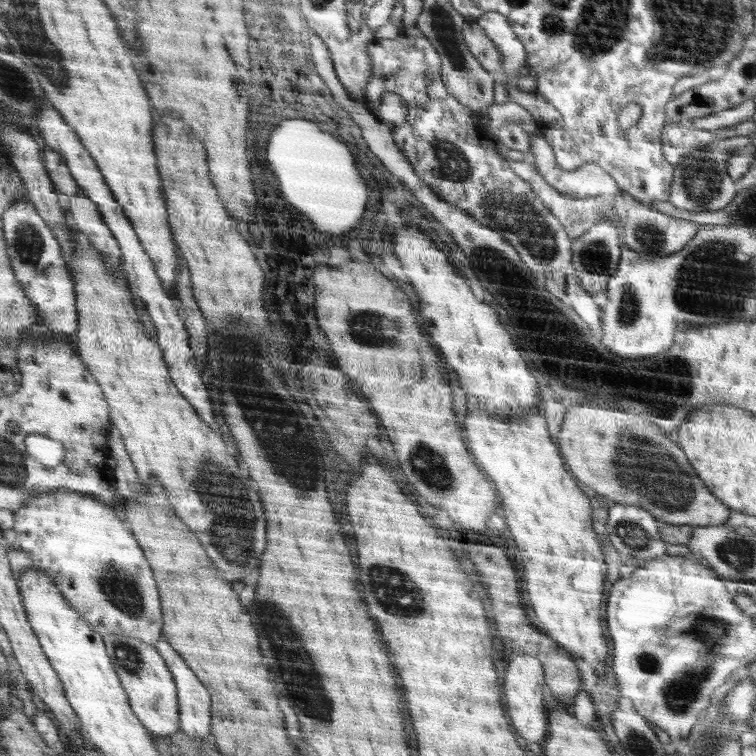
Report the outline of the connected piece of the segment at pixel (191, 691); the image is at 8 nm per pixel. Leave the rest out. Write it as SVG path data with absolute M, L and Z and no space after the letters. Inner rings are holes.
M160 640L156 646L163 653L172 669L179 688L180 718L182 734L188 738L208 740L210 738L210 694L200 684L198 677L190 670L179 649L170 640Z

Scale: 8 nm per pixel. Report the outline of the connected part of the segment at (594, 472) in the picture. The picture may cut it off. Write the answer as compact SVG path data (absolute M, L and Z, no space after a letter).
M584 402L576 408L570 408L564 418L564 426L557 436L564 460L567 460L568 466L575 472L577 480L590 486L598 494L603 494L618 504L639 506L661 524L716 526L726 524L730 518L733 510L700 480L683 449L662 436L656 424L636 418L628 414L628 411L622 412L618 410L618 406L608 406L602 402Z

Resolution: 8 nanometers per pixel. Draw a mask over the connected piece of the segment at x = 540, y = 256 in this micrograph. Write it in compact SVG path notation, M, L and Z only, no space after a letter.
M417 26L406 27L393 39L376 38L368 44L368 52L374 64L374 74L367 84L366 102L376 113L382 104L382 96L386 92L398 94L408 110L407 124L391 125L395 144L404 152L415 172L448 204L472 214L480 224L495 229L506 237L516 248L522 262L528 264L537 274L542 276L554 270L568 269L570 262L570 238L566 236L562 224L544 208L544 204L530 190L530 184L514 174L502 155L496 152L497 143L480 144L483 129L475 120L470 108L460 103L454 96L447 94L441 79L442 62L432 43Z

